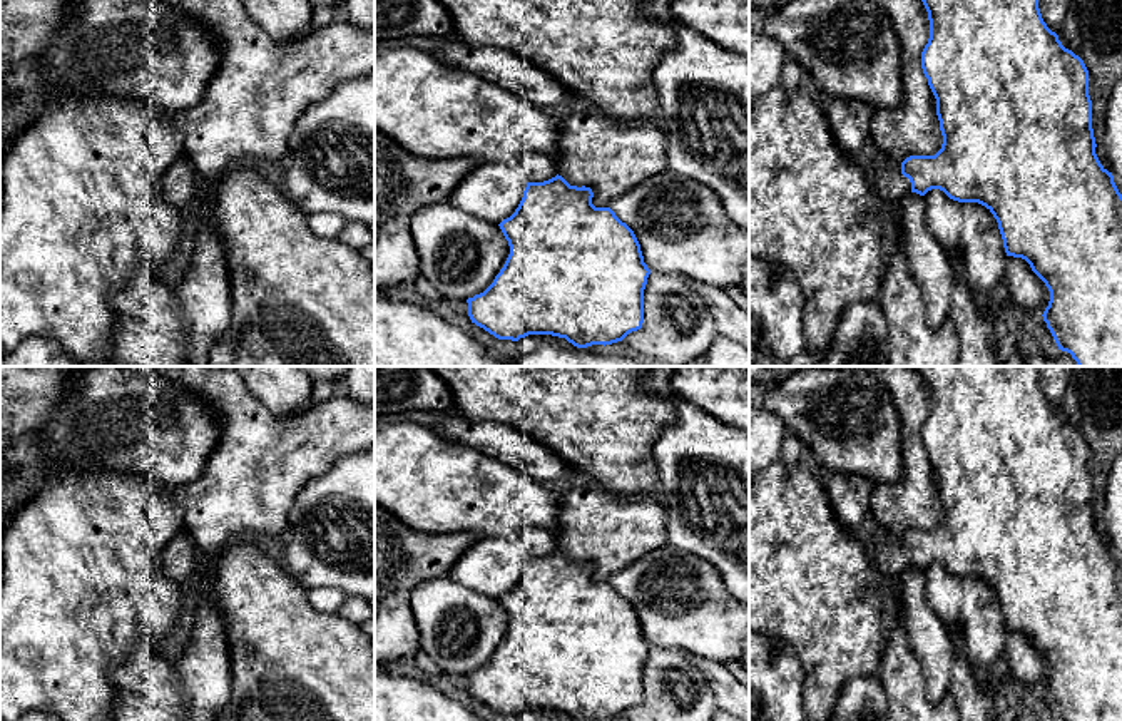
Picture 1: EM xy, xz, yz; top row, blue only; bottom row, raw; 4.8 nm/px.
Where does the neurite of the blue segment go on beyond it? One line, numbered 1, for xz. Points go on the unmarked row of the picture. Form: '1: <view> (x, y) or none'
1: none

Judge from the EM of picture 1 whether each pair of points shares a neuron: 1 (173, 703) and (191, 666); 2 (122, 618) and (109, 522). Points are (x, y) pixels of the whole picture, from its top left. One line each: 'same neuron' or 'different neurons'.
1: different neurons
2: same neuron

